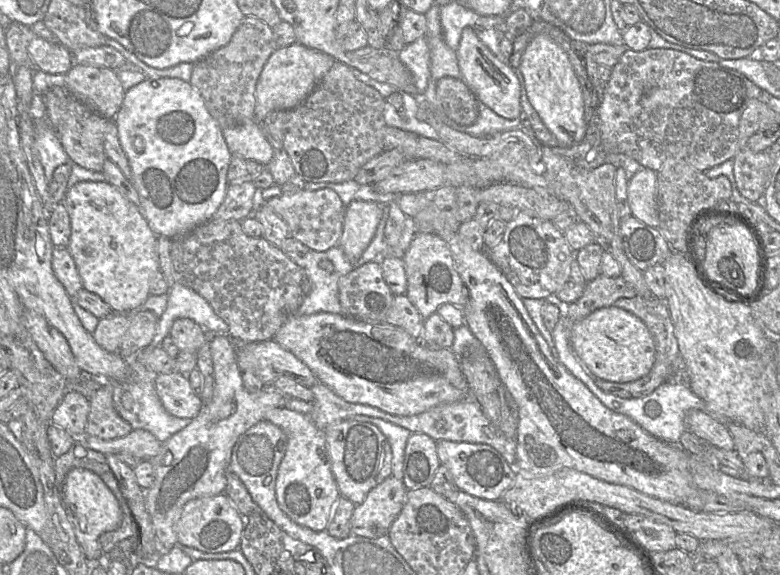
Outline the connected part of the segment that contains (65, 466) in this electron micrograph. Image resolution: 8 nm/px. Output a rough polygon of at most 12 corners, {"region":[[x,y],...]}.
{"region":[[76,440],[54,461],[60,491],[73,468],[99,476],[110,470],[106,455]]}

